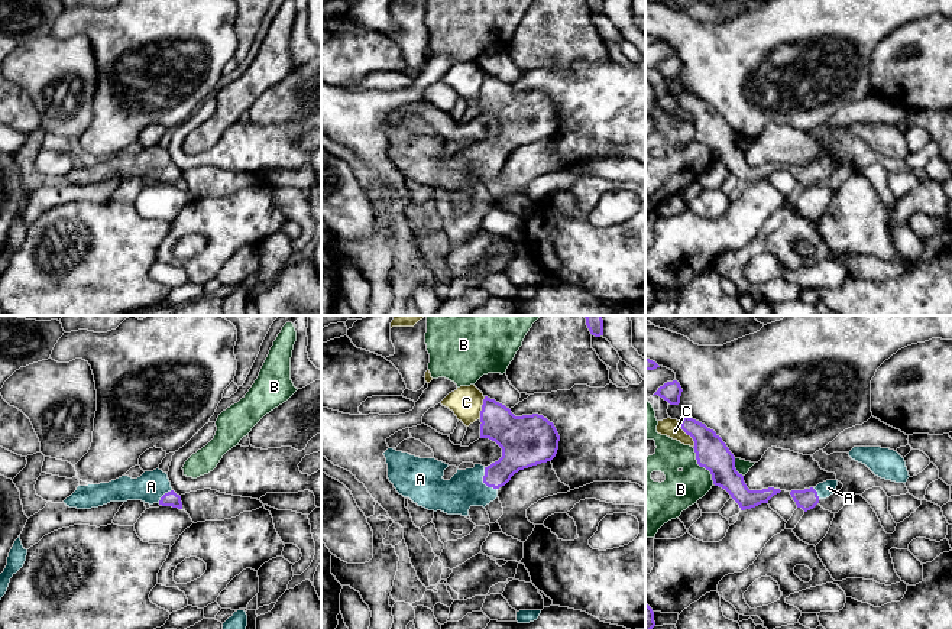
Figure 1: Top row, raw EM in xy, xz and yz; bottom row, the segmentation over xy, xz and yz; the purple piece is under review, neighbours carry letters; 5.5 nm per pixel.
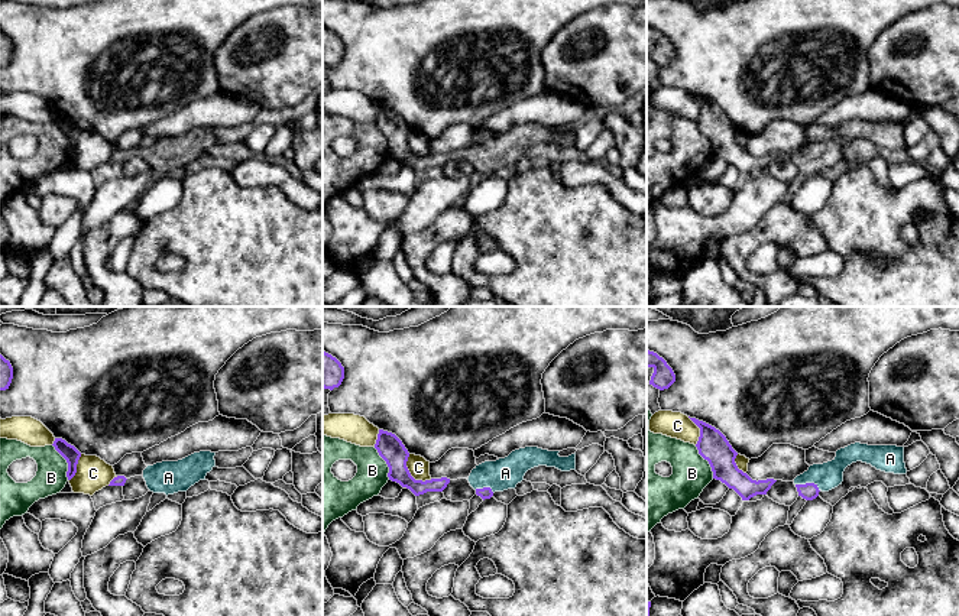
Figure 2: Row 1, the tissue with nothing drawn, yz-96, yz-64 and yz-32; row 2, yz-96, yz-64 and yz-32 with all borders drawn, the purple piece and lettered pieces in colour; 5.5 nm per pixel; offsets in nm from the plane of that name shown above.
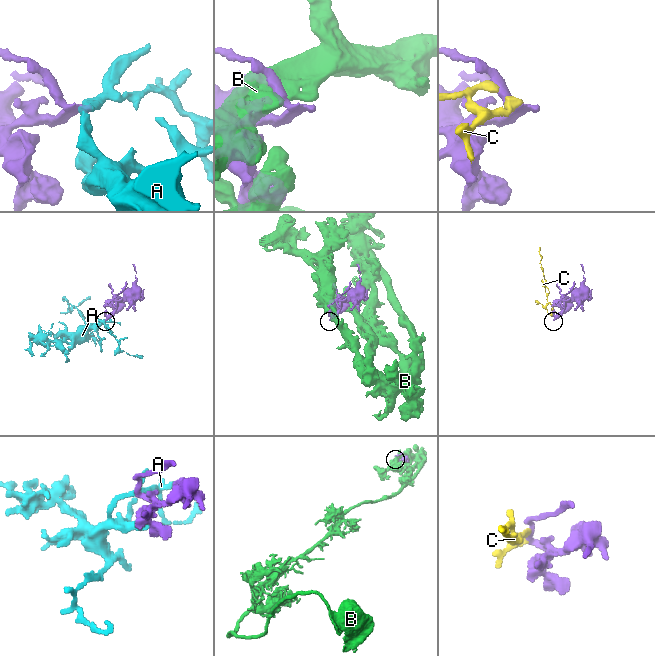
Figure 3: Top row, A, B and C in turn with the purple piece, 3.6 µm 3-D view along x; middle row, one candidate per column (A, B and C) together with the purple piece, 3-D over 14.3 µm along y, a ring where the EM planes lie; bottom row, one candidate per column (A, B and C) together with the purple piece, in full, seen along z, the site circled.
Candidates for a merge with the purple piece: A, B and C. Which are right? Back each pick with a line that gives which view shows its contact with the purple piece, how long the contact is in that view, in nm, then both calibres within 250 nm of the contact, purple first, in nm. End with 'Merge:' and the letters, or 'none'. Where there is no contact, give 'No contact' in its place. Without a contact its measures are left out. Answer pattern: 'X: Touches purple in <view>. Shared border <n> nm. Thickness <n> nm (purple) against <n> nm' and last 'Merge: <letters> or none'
A: Touches purple in xz. Shared border 150 nm. Thickness 190 nm (purple) against 200 nm
Merge: A

